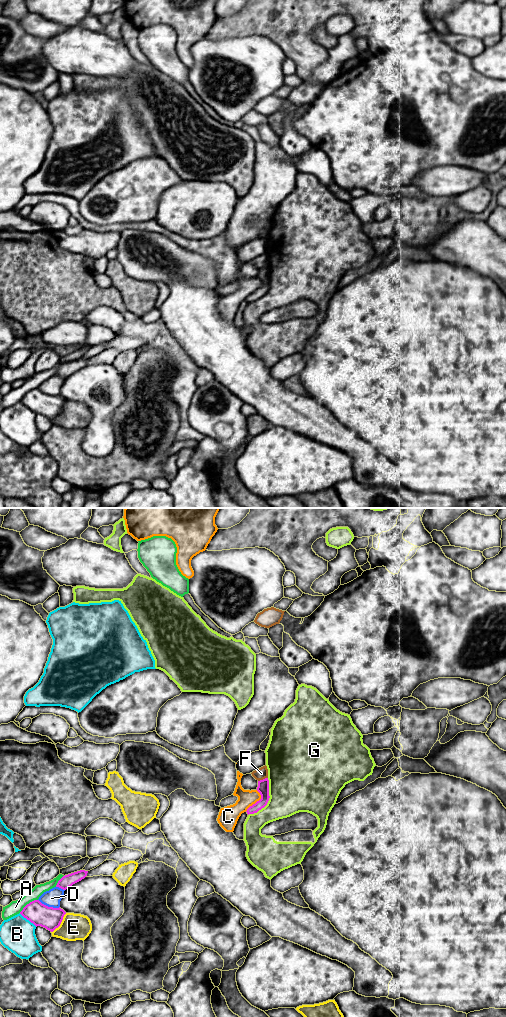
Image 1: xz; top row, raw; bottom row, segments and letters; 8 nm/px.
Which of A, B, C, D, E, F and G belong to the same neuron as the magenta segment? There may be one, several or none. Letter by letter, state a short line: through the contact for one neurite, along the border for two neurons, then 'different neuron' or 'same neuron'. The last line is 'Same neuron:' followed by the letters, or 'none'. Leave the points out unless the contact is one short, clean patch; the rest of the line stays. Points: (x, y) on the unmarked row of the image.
A: different neuron
B: different neuron
C: different neuron
D: different neuron
E: different neuron
F: line xz (267, 265), (258, 269); different neuron
G: different neuron
Same neuron: none

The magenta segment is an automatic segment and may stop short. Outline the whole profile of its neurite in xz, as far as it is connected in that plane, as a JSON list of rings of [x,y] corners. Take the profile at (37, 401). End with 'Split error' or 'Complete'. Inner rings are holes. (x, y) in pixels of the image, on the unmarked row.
[[[34,388],[27,392],[20,402],[36,415],[41,414],[53,420],[60,414],[66,400],[60,395],[48,395],[39,388]]]. Complete

